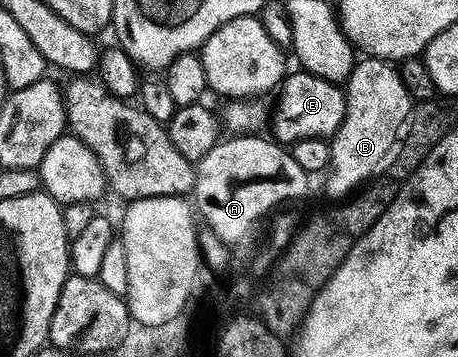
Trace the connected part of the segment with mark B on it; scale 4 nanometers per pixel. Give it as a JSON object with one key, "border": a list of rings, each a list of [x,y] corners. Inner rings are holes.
{"border":[[[375,57],[364,58],[357,62],[355,71],[346,82],[345,97],[347,99],[347,117],[342,127],[336,132],[330,143],[330,166],[331,171],[325,176],[326,193],[337,201],[349,198],[356,190],[359,190],[370,180],[374,181],[389,174],[393,165],[398,161],[401,153],[400,133],[412,115],[412,95],[398,75],[393,64],[378,60]]]}

